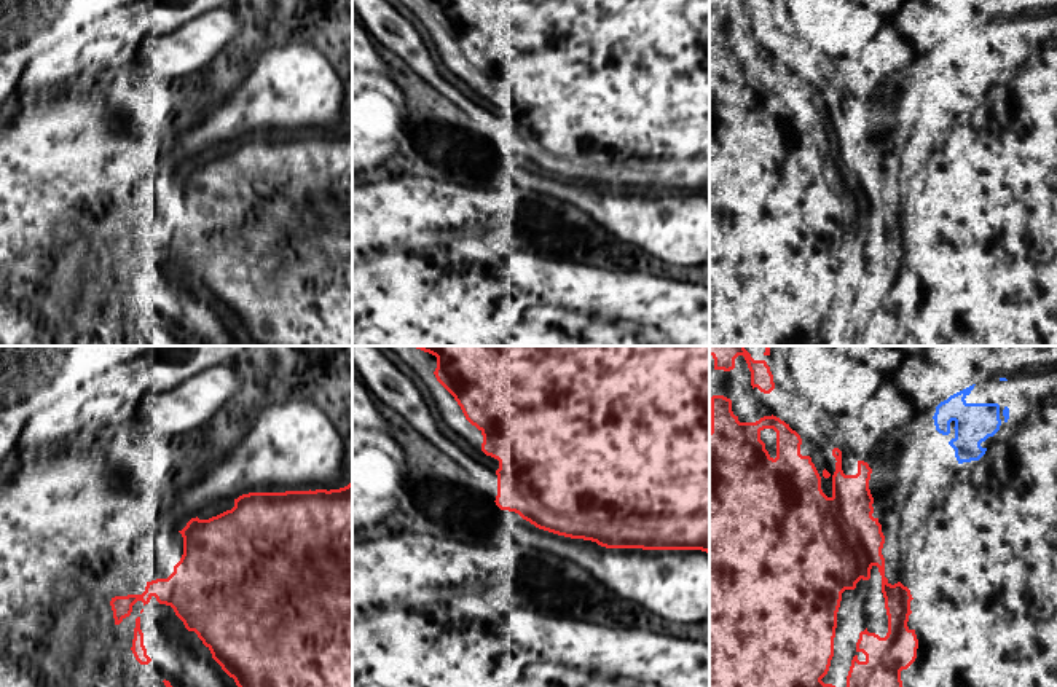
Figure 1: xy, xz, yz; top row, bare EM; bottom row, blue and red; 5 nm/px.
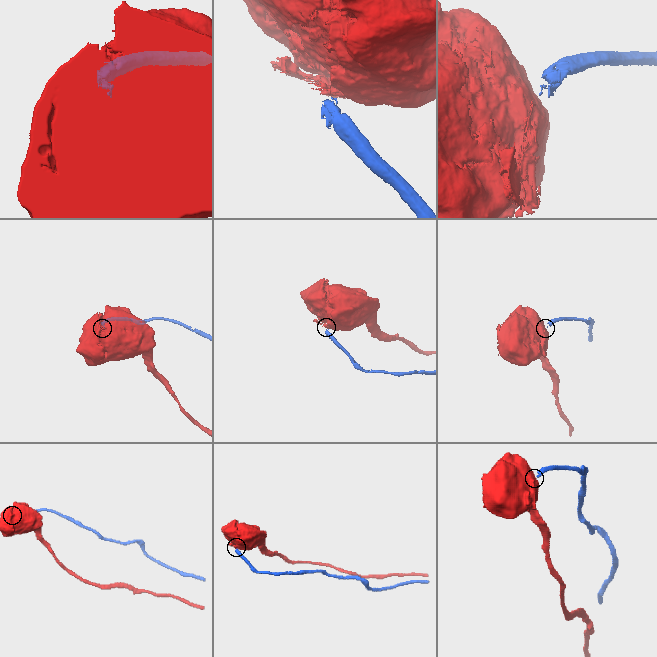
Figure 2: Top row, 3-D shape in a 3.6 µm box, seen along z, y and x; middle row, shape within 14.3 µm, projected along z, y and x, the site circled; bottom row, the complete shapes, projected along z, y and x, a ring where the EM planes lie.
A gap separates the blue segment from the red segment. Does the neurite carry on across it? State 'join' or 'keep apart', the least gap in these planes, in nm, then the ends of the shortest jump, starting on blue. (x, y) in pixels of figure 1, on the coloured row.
keep apart; gap 380 nm; span yz (936, 429), (871, 469)

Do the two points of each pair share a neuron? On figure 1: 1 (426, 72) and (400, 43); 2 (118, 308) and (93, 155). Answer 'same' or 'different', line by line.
1: same
2: same

